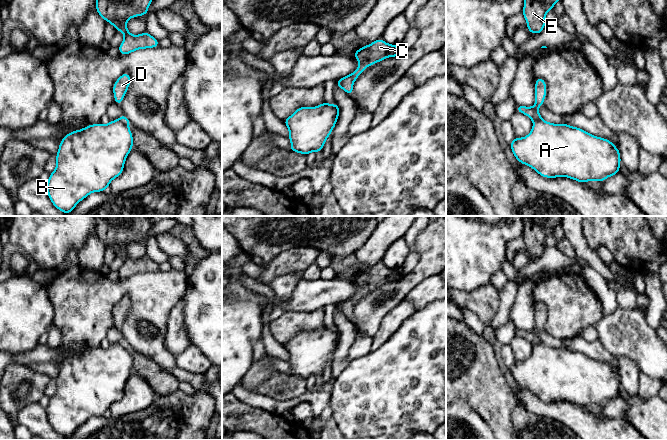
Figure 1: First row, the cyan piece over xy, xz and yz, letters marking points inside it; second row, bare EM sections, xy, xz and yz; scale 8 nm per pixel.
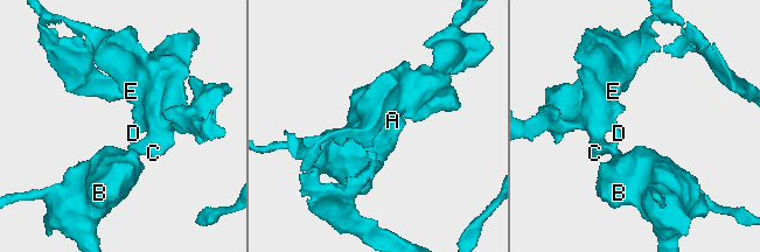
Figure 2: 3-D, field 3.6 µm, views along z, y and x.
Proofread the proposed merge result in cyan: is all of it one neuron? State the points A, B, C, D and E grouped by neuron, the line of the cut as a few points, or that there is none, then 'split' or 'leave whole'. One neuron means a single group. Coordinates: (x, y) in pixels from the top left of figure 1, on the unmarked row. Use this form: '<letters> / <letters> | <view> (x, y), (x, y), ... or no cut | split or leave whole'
A B / C D E | xy (119, 342), (127, 351) | split

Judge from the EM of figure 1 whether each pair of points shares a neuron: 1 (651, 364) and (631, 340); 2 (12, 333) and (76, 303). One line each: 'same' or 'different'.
1: same
2: different

